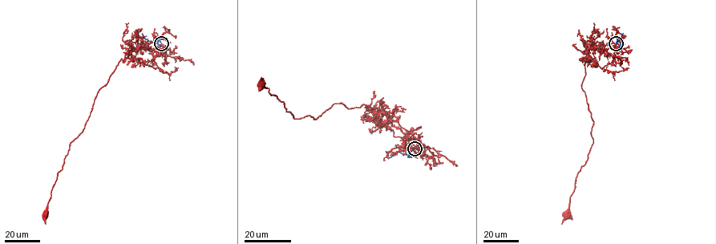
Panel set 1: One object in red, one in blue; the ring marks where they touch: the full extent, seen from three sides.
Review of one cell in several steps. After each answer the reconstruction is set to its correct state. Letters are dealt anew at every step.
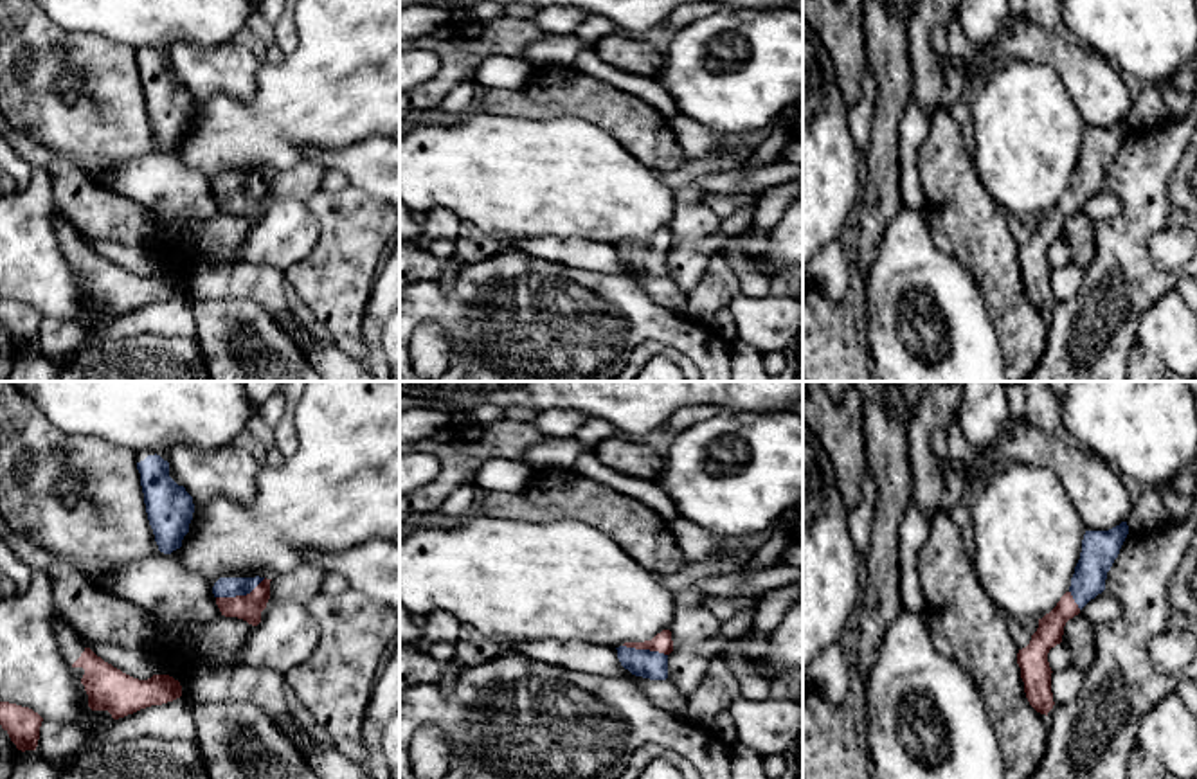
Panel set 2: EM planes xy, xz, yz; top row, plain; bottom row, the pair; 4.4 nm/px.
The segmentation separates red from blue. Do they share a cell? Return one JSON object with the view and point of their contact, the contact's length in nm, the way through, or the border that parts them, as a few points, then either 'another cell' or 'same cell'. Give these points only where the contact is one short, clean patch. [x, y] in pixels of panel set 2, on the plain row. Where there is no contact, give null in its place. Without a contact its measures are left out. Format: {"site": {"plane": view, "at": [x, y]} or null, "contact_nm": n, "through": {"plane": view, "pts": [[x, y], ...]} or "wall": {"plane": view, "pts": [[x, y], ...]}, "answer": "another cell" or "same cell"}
{"site": {"plane": "xy", "at": [240, 193]}, "contact_nm": 240, "through": {"plane": "xy", "pts": [[249, 204], [240, 193], [225, 184]]}, "answer": "same cell"}

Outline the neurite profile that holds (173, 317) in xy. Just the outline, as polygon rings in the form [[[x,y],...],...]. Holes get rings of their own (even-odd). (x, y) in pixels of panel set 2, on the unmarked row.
[[[184,293],[140,306],[124,315],[113,317],[108,326],[94,338],[86,340],[83,347],[95,347],[106,340],[119,340],[137,335],[158,336],[194,336],[196,324],[191,311],[191,302]]]

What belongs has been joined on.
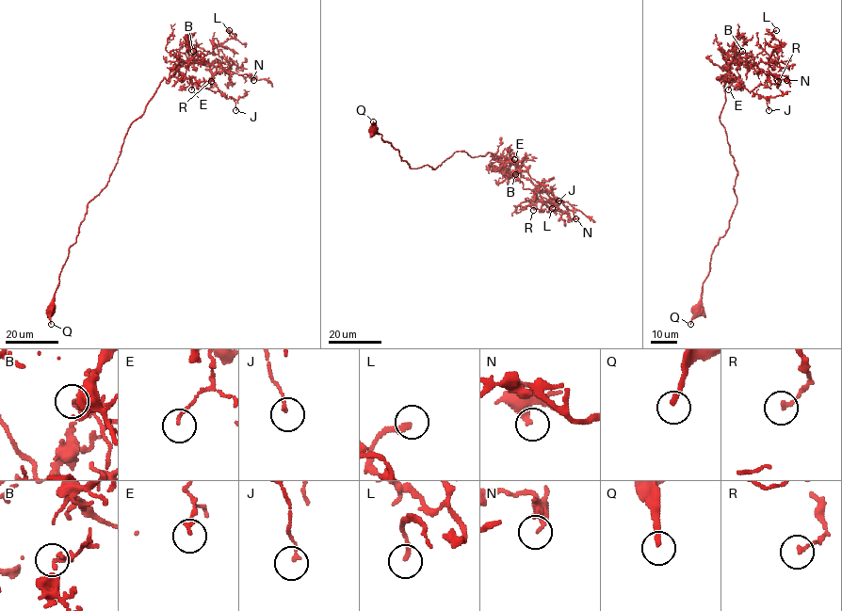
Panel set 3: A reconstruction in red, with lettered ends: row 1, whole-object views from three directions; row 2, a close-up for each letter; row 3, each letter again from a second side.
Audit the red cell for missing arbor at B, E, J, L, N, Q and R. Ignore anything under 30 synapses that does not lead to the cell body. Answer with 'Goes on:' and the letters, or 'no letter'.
Goes on: no letter

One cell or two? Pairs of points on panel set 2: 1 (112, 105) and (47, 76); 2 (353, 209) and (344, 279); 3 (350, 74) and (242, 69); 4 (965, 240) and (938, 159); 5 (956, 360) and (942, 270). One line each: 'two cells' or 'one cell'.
1: one cell
2: one cell
3: two cells
4: one cell
5: one cell

